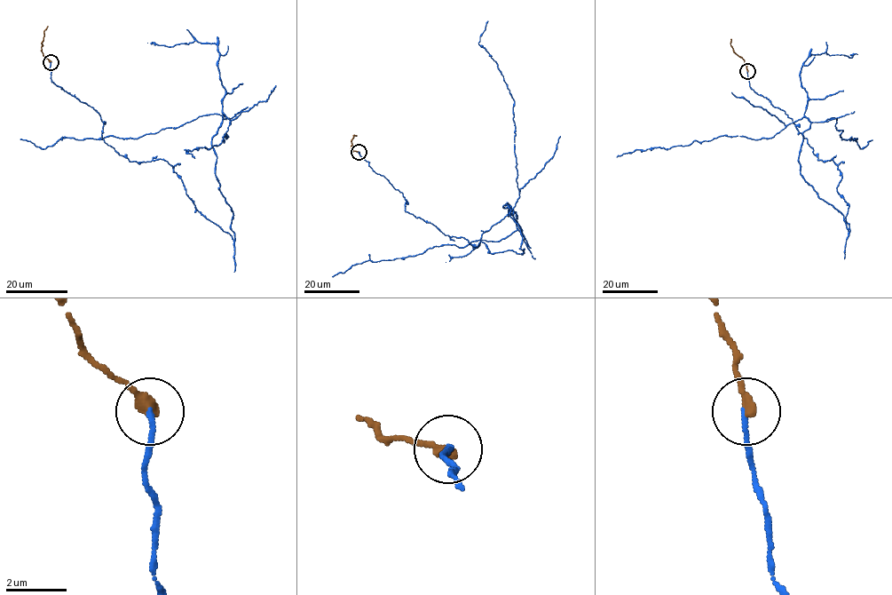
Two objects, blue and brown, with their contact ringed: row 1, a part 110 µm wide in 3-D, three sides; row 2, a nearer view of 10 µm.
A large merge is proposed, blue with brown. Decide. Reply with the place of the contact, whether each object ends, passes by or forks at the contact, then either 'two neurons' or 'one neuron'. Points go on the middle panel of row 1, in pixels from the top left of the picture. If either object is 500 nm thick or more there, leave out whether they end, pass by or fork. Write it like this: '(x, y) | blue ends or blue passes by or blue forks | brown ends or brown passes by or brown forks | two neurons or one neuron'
(359, 152) | blue ends | brown ends | one neuron

